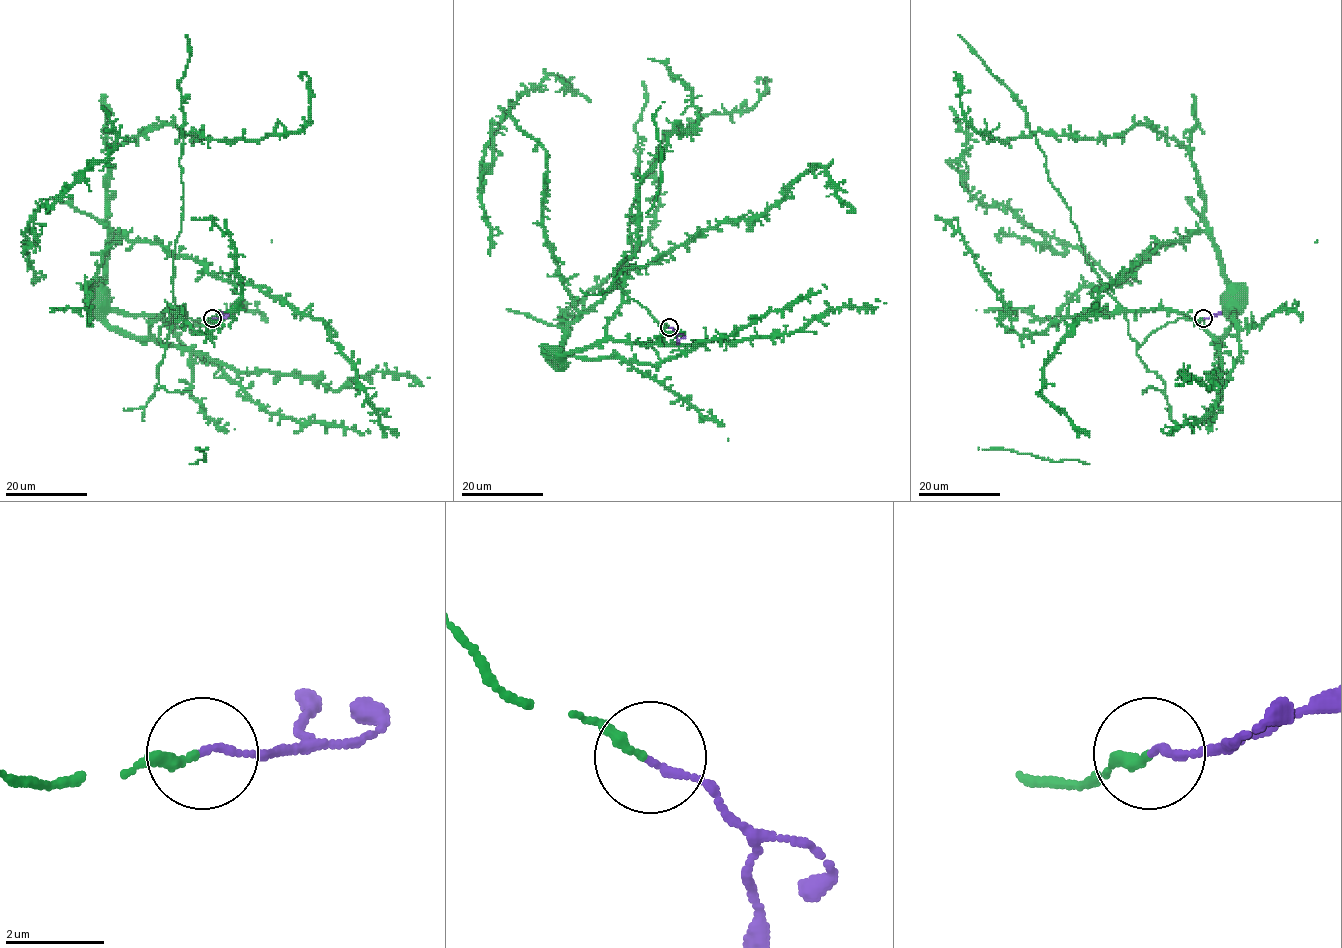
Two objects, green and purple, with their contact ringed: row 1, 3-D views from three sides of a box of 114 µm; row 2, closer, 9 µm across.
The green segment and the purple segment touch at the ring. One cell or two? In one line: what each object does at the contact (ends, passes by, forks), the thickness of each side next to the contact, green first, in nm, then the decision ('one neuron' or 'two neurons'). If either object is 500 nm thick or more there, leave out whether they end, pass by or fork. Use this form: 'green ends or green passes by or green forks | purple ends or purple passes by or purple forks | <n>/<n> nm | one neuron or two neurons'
green ends | purple ends | 200/140 nm | one neuron

